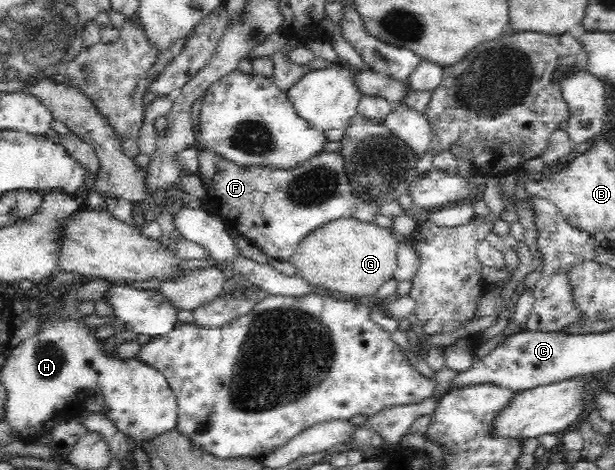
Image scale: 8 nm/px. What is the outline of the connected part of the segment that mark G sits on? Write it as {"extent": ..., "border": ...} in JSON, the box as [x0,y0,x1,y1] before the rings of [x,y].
{"extent":[289,218,398,300],"border":[[[341,218],[306,235],[289,262],[296,268],[295,273],[312,286],[351,295],[357,300],[375,295],[380,285],[393,278],[398,244],[392,231],[378,227],[374,222]]]}

